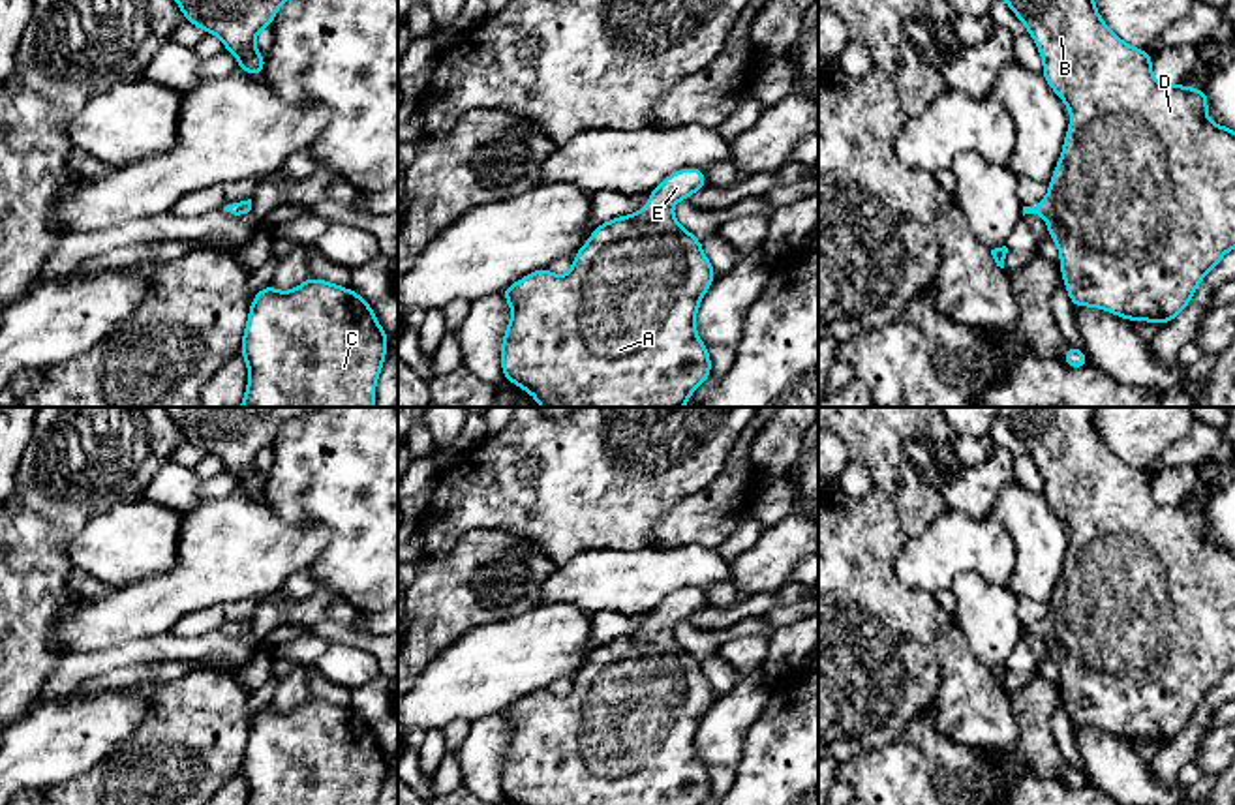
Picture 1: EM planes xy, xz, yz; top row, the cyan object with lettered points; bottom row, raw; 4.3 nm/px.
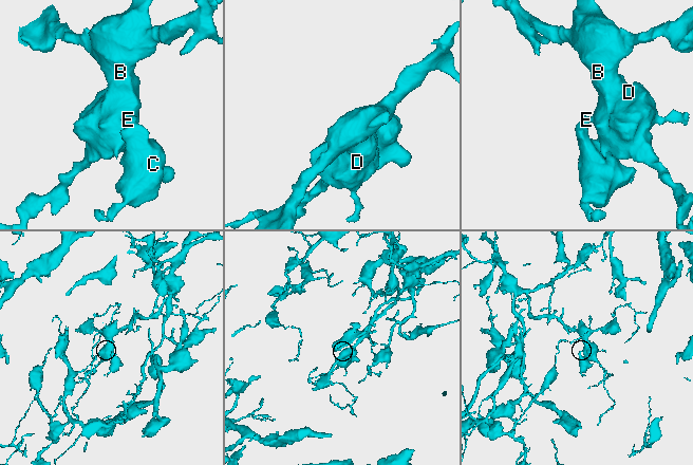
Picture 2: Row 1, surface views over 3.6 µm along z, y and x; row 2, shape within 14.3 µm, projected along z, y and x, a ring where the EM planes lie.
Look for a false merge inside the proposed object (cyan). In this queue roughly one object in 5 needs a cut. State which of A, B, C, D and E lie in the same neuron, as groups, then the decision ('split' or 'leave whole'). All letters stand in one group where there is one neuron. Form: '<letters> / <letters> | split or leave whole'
A B C D E | leave whole

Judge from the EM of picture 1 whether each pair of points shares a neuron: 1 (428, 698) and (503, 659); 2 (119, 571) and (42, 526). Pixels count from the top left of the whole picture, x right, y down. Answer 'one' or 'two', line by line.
1: one
2: two

